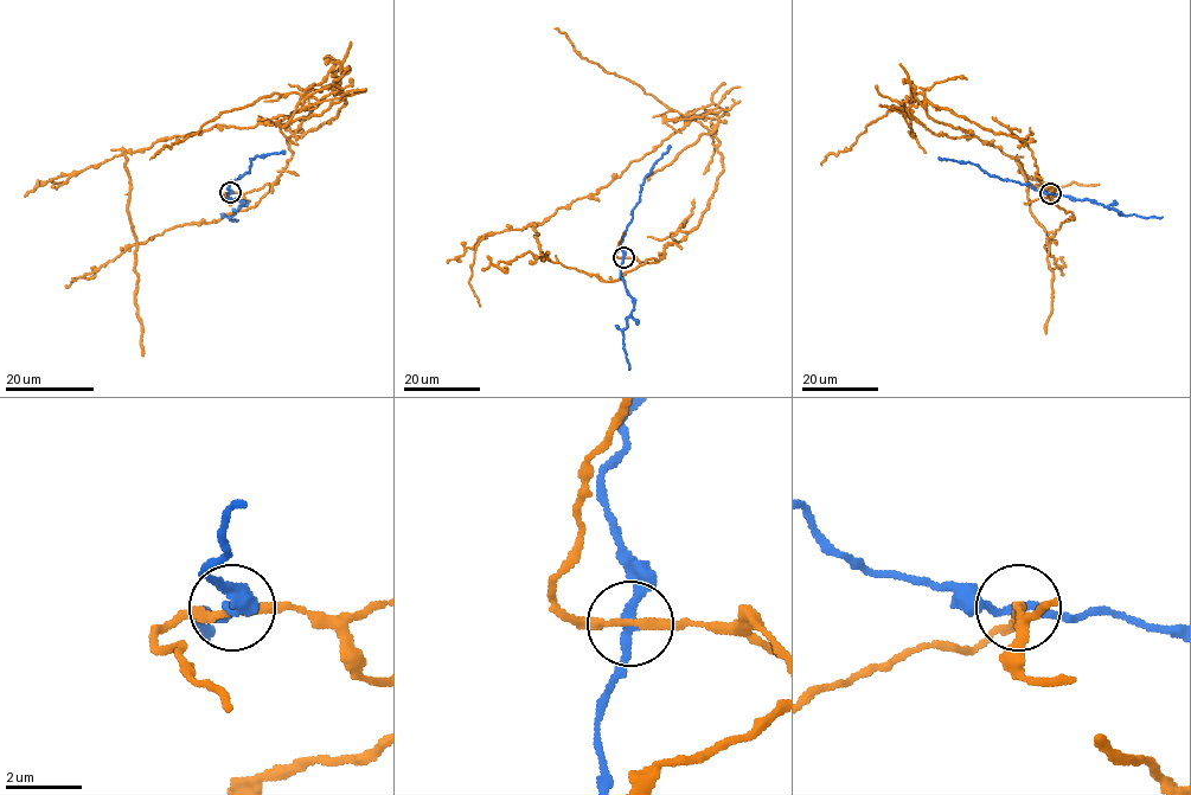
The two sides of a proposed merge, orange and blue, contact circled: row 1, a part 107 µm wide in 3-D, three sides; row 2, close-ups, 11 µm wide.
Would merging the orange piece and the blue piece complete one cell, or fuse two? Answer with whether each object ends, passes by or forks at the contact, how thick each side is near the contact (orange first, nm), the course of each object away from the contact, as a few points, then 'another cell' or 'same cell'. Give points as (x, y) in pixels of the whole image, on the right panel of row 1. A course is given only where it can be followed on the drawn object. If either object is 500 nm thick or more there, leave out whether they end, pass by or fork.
orange passes by; blue passes by; calibres 200 and 200 nm; course orange (1050, 194), (1017, 138), (926, 101), (909, 108), (937, 135), (975, 136), (1017, 158), (1047, 236), (1045, 334); course blue (1050, 193), (1036, 190), (1028, 184), (1001, 180), (968, 161), (939, 158); another cell

